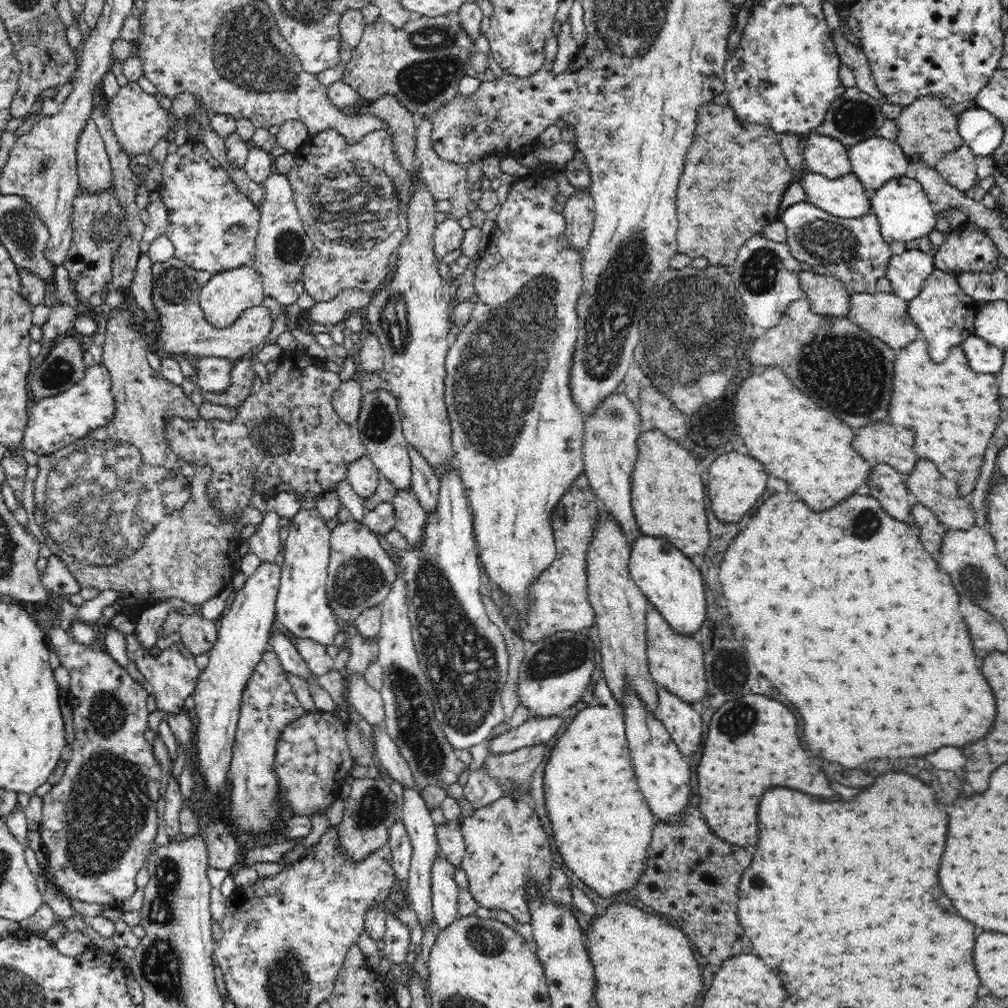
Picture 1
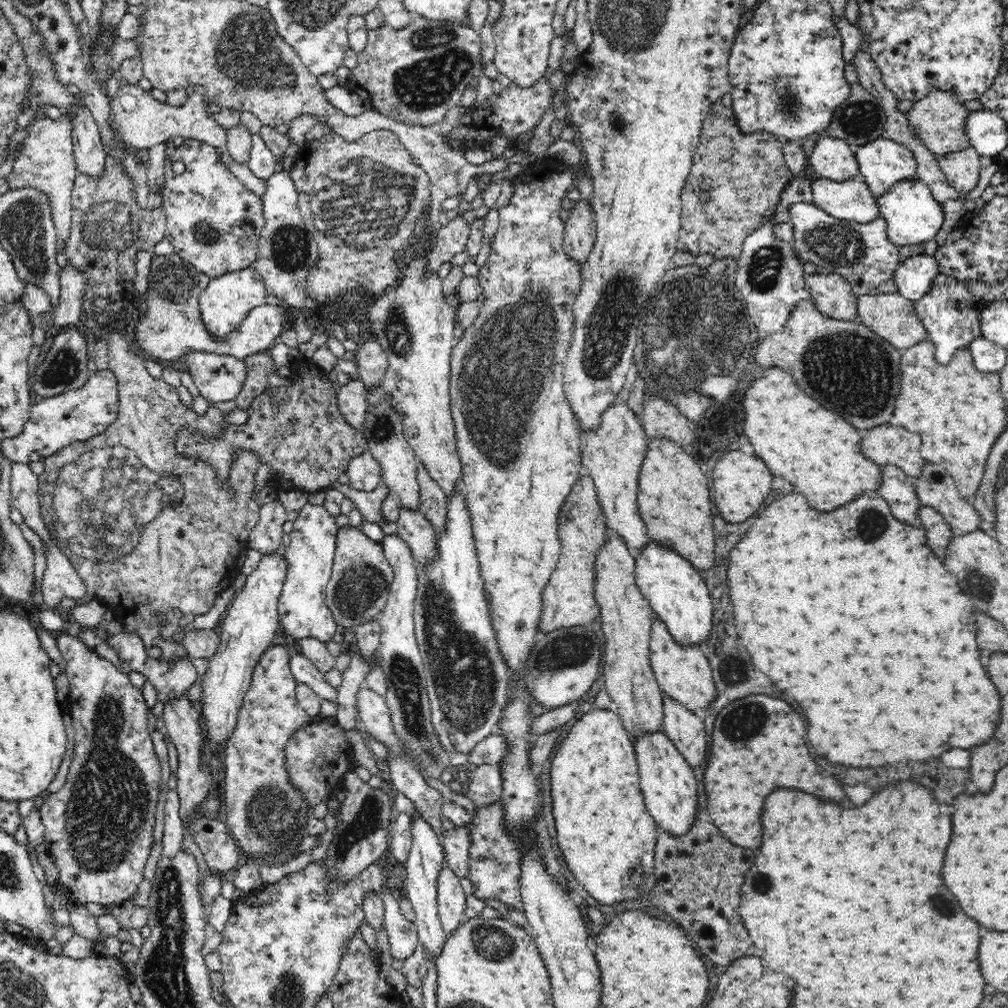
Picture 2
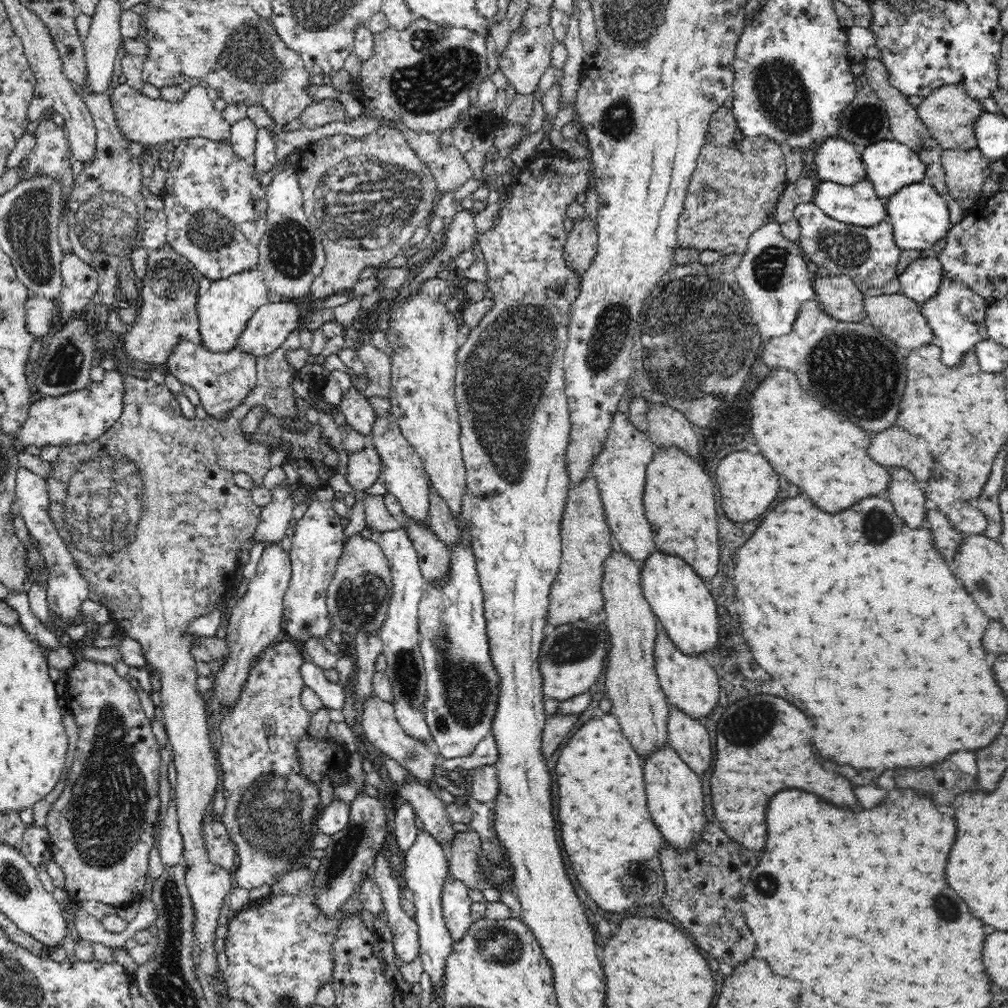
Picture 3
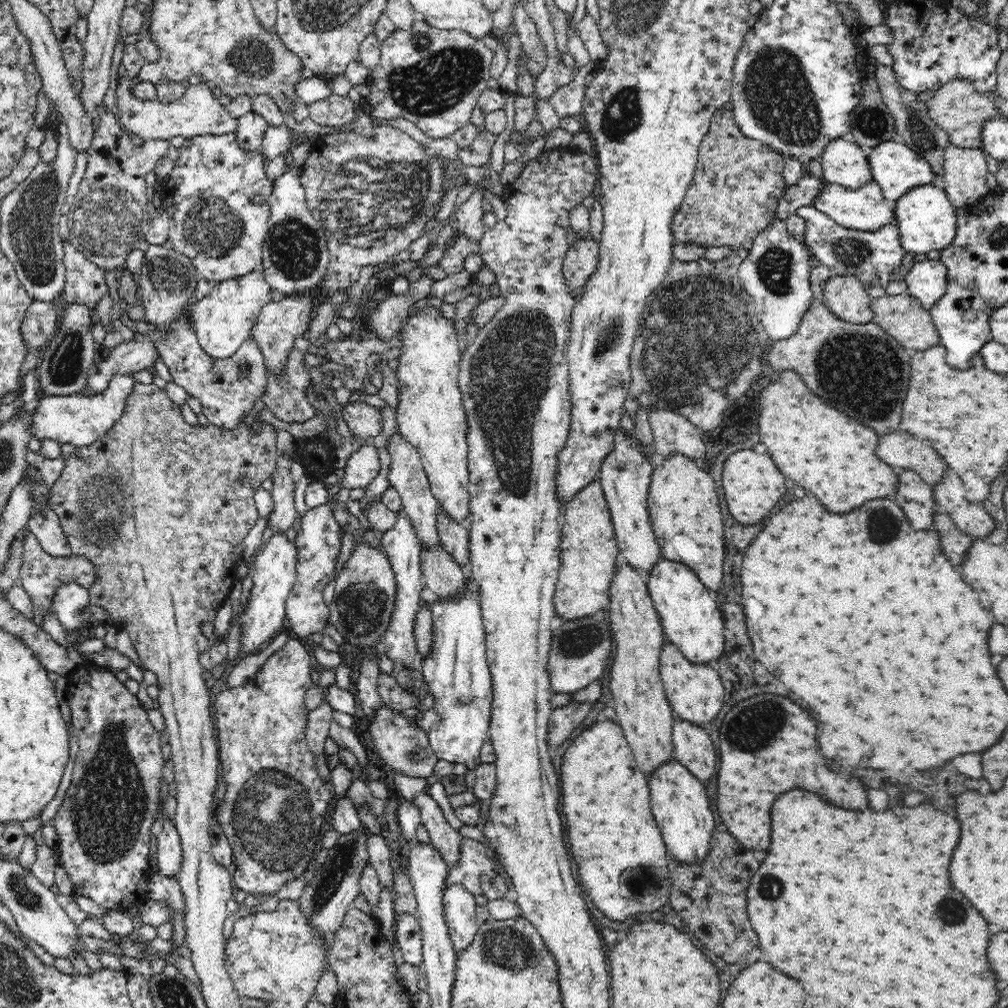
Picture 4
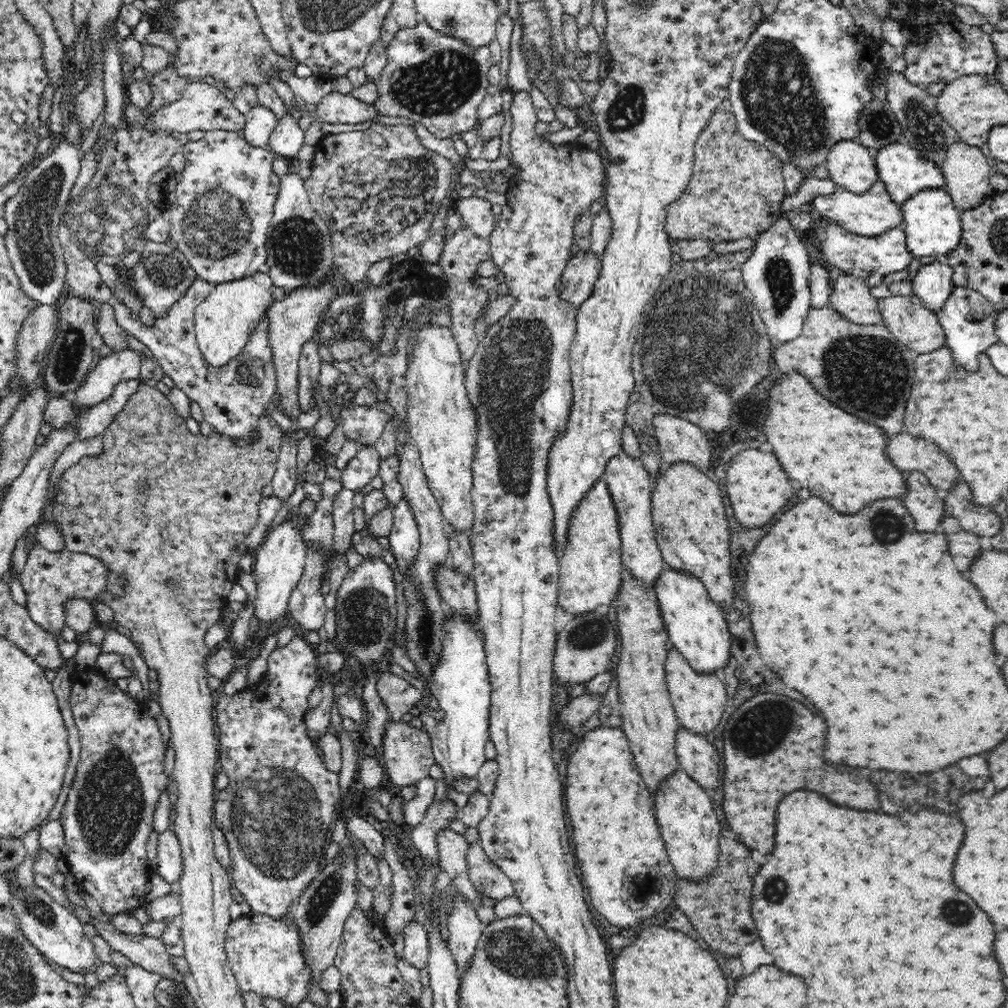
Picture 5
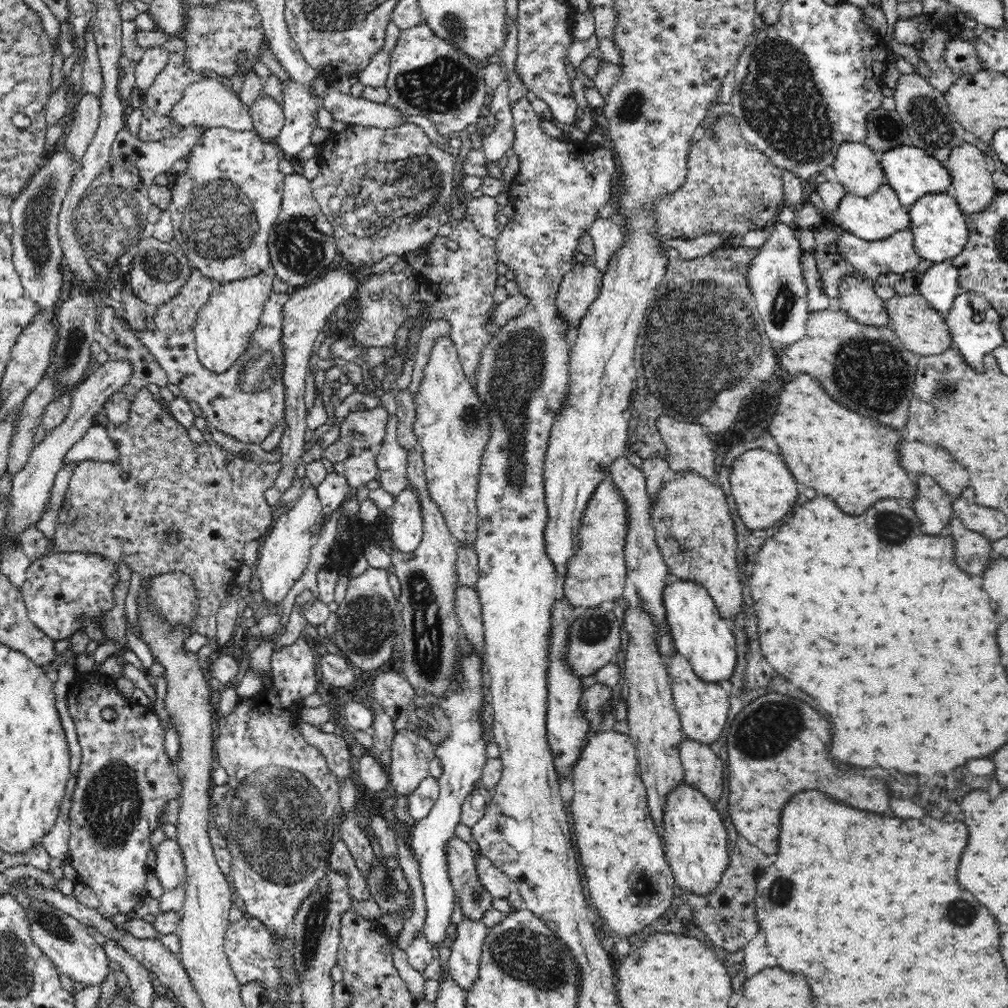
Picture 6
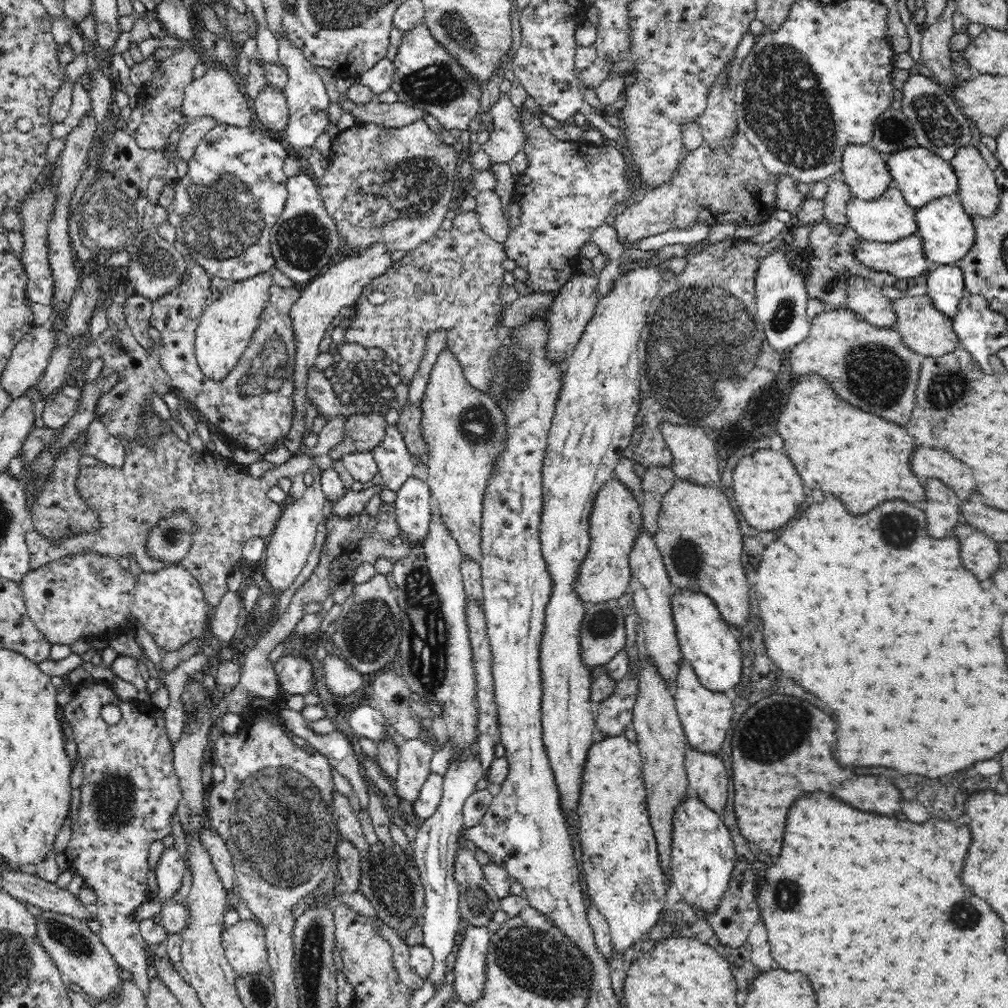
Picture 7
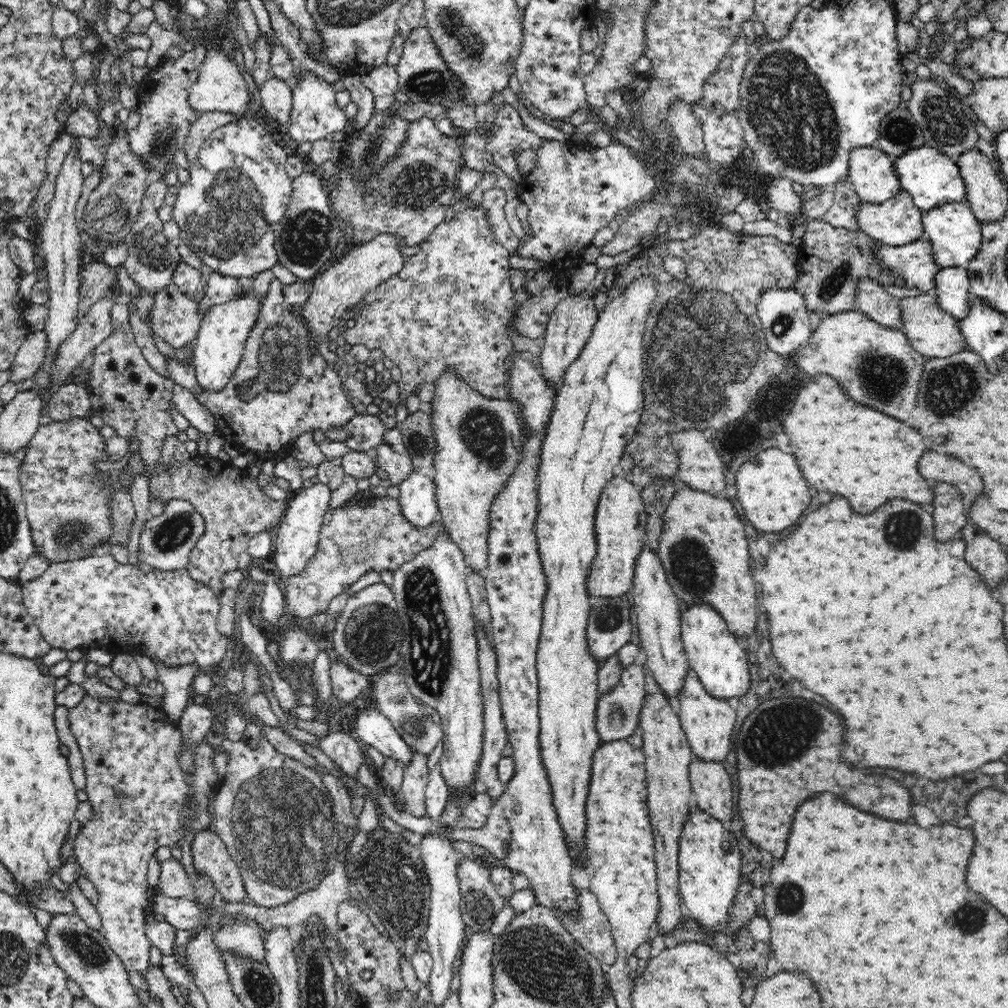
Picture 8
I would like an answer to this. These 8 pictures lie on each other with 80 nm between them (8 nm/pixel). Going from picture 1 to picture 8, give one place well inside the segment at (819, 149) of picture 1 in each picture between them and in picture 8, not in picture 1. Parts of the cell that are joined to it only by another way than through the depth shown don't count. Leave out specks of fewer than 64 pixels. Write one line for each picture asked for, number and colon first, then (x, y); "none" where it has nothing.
2: (832, 158)
3: (837, 160)
4: (844, 163)
5: (850, 164)
6: (857, 167)
7: (866, 174)
8: (870, 170)

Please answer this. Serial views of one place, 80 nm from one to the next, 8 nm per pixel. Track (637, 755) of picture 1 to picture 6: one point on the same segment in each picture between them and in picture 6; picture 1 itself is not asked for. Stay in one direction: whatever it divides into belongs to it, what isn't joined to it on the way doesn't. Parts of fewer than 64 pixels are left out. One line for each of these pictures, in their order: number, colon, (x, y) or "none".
2: (670, 789)
3: (675, 801)
4: (681, 809)
5: (689, 825)
6: (695, 840)

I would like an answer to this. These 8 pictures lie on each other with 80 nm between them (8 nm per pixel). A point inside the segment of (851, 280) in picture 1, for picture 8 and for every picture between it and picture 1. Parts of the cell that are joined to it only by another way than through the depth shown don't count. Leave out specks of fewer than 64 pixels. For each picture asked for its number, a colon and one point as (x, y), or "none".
2: (861, 253)
3: (868, 254)
4: (871, 256)
5: (871, 258)
6: (870, 258)
7: (903, 257)
8: (914, 261)

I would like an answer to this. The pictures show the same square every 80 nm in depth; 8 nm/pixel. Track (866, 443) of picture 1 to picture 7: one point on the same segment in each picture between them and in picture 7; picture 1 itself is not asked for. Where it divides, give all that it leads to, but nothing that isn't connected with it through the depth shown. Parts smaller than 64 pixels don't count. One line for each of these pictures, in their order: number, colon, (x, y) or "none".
2: (885, 445)
3: (894, 447)
4: (899, 450)
5: (909, 454)
6: (917, 458)
7: (926, 463)

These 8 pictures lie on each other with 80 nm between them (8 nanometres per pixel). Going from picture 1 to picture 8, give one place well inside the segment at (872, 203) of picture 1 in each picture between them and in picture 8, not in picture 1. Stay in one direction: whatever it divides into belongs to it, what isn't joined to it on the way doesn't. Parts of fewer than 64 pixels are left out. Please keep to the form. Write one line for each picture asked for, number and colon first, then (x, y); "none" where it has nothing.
2: (912, 216)
3: (919, 216)
4: (926, 218)
5: (931, 222)
6: (939, 232)
7: (946, 231)
8: (954, 231)

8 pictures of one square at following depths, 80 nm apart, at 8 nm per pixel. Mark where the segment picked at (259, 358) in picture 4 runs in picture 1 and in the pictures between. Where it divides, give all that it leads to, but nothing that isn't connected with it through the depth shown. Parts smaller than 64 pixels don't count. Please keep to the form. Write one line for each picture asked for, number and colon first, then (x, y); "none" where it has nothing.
1: (213, 373)
2: (219, 378)
3: (223, 380)

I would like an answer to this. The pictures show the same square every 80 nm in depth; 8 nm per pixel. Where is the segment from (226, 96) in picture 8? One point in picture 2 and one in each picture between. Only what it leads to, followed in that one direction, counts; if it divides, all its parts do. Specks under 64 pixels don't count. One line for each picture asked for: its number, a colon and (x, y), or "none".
2: (140, 121)
3: (152, 122)
4: (197, 112)
5: (202, 107)
6: (207, 103)
7: (218, 95)

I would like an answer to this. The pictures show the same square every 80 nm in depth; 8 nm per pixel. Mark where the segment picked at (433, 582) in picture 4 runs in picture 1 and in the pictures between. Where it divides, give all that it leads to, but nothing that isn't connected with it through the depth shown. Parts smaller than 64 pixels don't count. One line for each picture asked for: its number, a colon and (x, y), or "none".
1: (409, 516)
2: (414, 528)
3: (432, 553)

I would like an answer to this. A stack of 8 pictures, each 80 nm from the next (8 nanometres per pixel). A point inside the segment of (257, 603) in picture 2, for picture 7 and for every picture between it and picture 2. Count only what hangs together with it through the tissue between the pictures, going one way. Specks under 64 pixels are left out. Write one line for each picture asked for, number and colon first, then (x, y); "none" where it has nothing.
3: (256, 621)
4: (274, 574)
5: (279, 561)
6: (285, 551)
7: (288, 547)

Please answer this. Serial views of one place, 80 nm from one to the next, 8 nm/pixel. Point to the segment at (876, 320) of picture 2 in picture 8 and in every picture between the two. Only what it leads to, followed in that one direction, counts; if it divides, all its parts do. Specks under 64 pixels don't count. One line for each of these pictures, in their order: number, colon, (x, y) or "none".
3: (898, 317)
4: (902, 316)
5: (914, 326)
6: (921, 329)
7: (924, 329)
8: (933, 333)

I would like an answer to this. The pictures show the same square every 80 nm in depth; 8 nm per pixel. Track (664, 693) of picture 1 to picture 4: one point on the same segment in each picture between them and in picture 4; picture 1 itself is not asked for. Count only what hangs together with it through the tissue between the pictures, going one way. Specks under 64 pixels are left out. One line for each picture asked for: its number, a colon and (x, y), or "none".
2: (684, 728)
3: (687, 736)
4: (692, 748)

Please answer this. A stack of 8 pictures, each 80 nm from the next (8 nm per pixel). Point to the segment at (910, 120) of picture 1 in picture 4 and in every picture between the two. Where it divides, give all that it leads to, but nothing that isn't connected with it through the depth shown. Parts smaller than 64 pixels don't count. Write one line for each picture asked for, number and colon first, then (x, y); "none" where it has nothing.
2: (938, 119)
3: (947, 113)
4: (956, 107)

